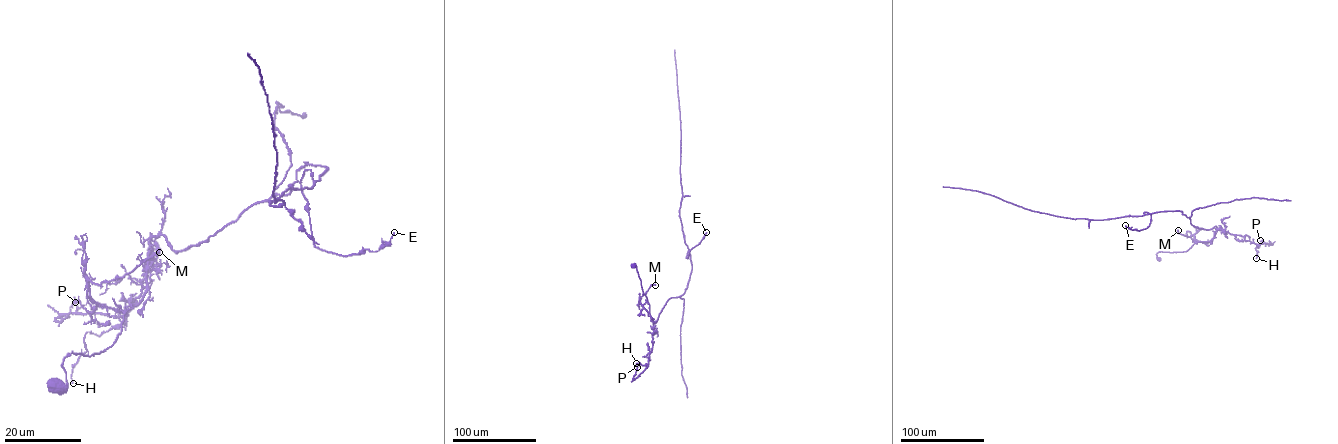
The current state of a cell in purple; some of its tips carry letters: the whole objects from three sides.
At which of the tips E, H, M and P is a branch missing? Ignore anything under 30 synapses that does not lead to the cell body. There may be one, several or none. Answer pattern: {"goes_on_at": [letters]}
{"goes_on_at": []}

